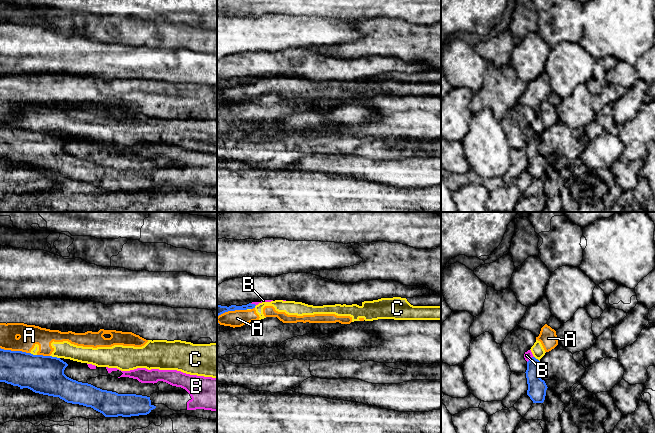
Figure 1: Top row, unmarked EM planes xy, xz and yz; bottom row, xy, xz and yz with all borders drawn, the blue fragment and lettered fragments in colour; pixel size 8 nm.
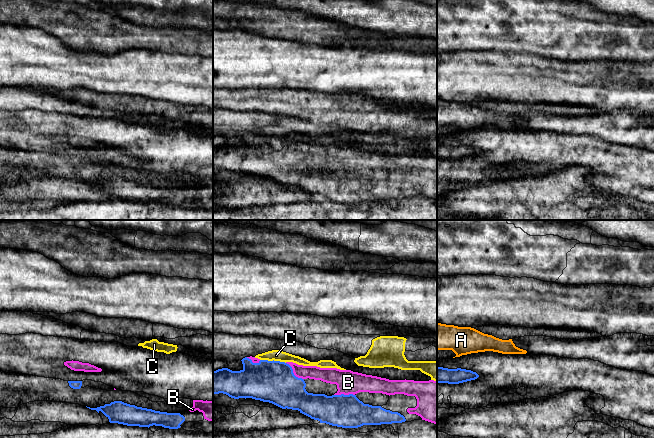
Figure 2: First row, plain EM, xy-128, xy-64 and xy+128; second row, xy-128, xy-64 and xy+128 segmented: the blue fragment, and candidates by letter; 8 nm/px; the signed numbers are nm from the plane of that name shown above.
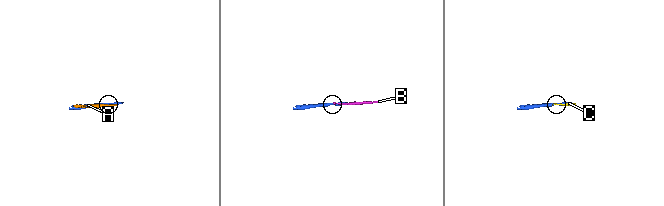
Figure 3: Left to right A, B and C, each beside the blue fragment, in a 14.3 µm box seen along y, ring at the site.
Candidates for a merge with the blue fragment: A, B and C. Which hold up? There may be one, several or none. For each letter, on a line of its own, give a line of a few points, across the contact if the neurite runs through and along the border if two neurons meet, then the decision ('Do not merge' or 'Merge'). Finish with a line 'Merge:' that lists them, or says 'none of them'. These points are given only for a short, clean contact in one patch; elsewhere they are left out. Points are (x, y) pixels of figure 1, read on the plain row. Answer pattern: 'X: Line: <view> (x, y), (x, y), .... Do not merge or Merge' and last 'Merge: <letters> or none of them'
A: Do not merge
B: Merge
C: Line: xy (50, 131), (59, 134). Do not merge
Merge: B

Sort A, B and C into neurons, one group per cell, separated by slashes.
A C / B

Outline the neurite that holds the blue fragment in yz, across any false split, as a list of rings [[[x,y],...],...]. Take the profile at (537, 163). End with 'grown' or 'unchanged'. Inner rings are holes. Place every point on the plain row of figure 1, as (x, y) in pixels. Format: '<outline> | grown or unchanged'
[[[531,126],[525,128],[524,134],[527,137],[527,146],[525,148],[528,160],[527,171],[533,179],[543,179],[548,163],[538,151],[540,137],[533,132]]] | grown

